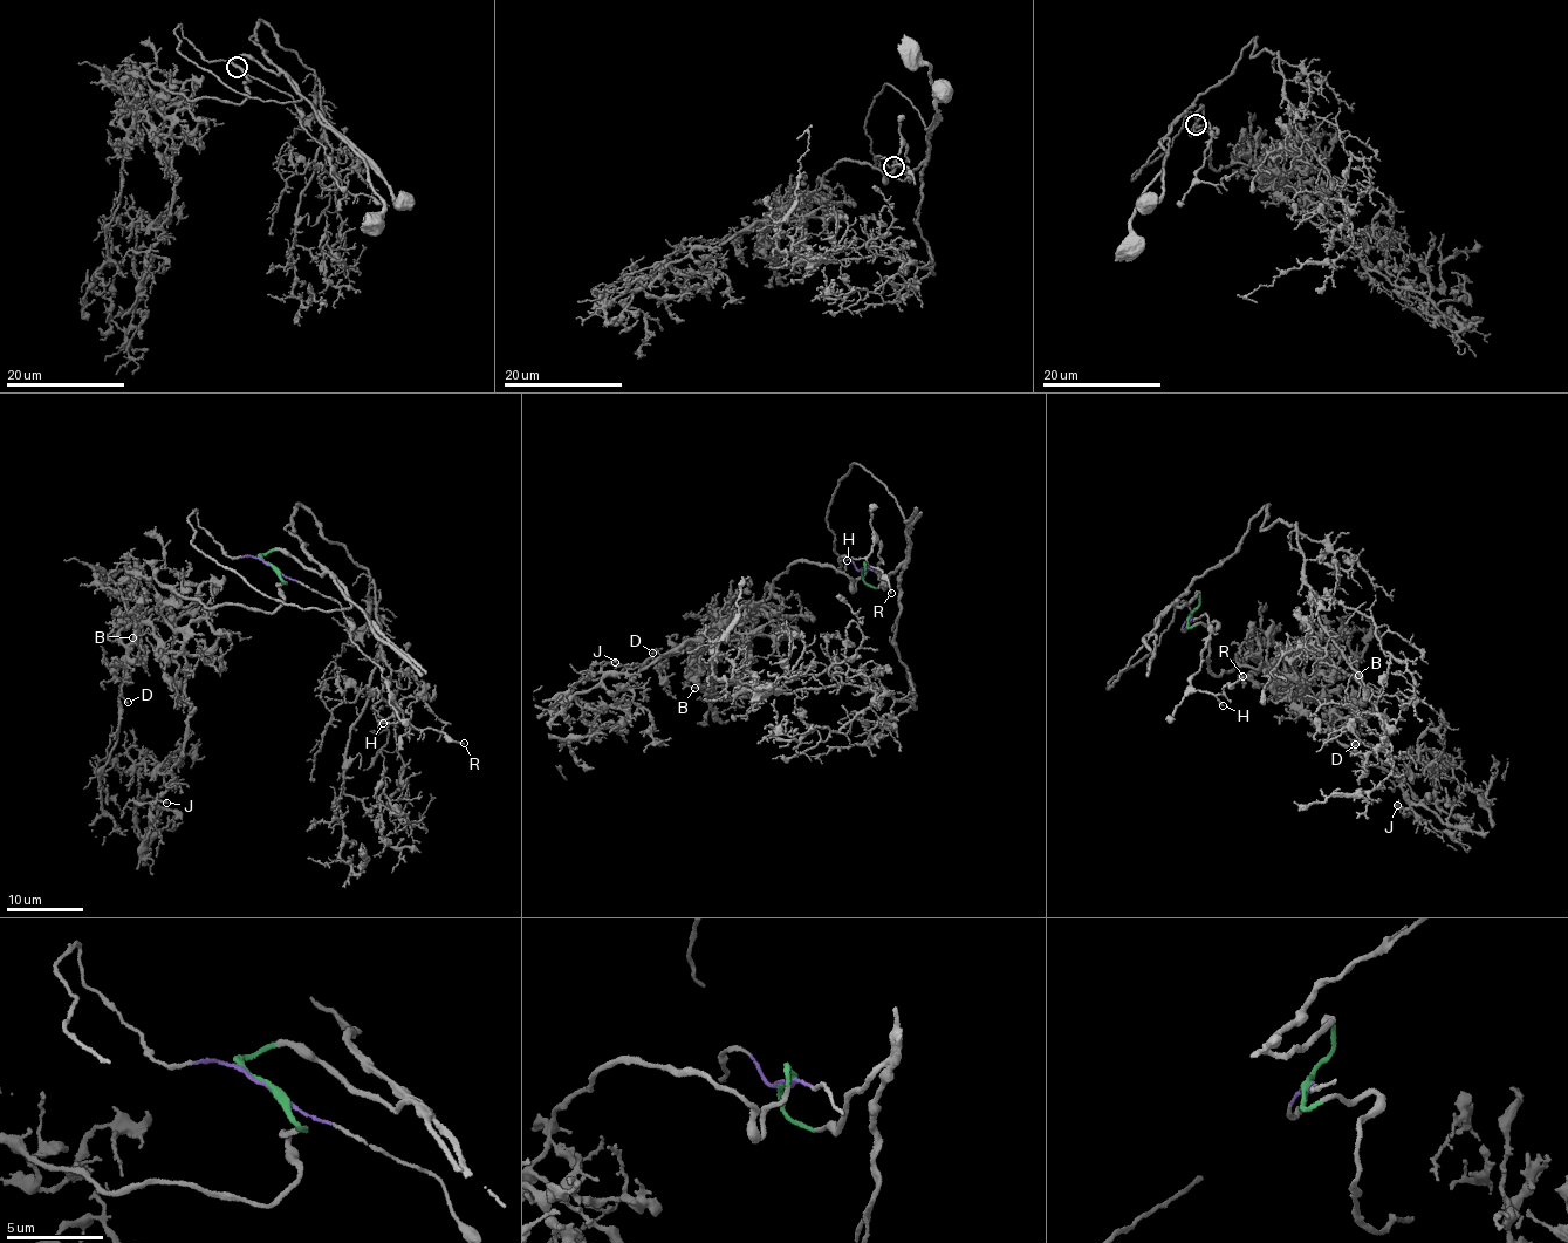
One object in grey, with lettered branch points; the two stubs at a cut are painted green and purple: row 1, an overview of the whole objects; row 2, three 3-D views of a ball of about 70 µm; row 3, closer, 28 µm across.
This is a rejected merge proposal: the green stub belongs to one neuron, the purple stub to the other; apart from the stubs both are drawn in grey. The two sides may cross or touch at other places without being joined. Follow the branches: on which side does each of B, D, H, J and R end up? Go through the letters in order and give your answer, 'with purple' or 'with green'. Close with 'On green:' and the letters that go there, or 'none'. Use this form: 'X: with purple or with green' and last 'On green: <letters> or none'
B: with green
D: with green
H: with purple
J: with green
R: with purple
On green: B, D, J

